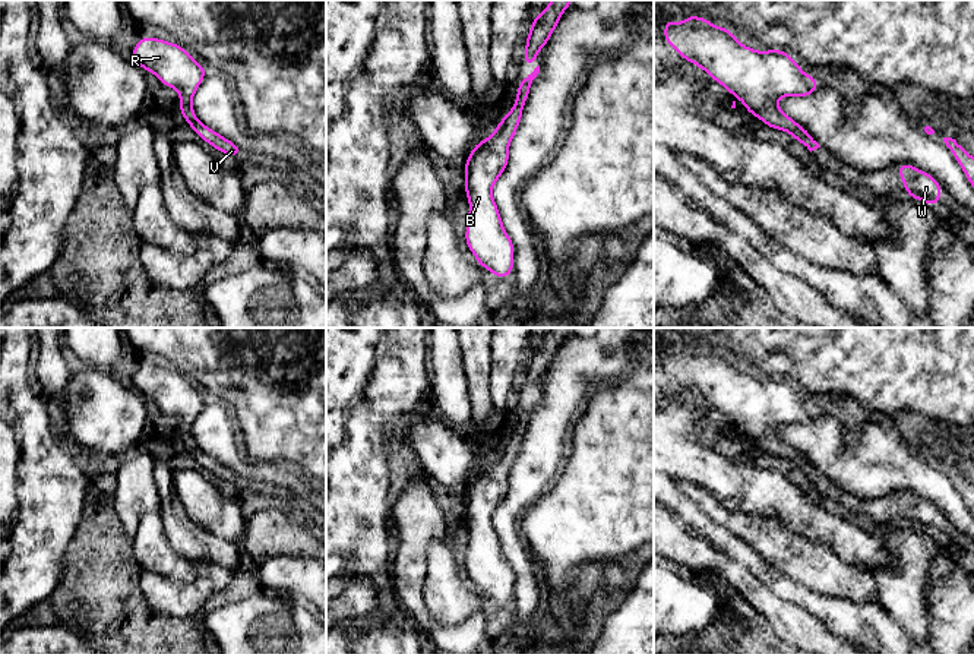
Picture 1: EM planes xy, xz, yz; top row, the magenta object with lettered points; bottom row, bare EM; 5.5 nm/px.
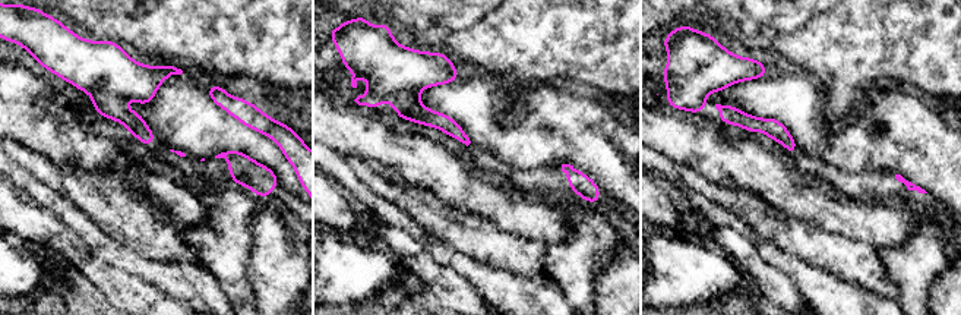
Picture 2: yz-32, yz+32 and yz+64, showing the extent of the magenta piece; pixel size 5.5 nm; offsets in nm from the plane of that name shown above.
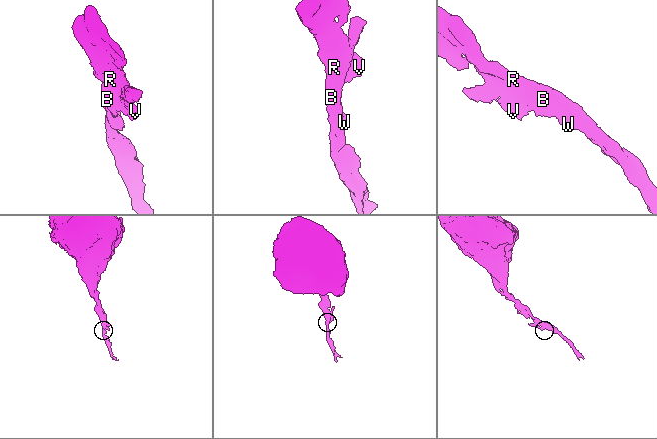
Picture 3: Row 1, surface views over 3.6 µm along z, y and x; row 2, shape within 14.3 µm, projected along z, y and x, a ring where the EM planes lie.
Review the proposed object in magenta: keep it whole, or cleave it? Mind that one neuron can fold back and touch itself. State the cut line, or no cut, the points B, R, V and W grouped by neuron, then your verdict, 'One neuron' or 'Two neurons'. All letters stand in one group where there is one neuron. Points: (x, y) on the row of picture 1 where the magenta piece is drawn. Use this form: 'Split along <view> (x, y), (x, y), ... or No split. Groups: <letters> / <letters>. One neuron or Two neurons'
No split. Groups: B R V W. One neuron

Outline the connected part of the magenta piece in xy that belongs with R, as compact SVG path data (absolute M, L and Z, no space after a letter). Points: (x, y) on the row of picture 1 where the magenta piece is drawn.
M143 37L135 45L132 60L145 72L152 72L162 85L180 92L178 108L183 119L202 140L230 157L241 155L240 146L202 124L195 116L192 105L193 95L208 69L202 67L181 45L159 38Z

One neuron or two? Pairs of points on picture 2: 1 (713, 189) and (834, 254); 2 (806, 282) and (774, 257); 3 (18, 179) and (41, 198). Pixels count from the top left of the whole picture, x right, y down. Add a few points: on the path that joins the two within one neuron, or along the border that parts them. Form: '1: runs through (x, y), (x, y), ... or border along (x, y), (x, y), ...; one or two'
1: runs through (743, 204), (768, 223), (803, 239); one
2: runs through (799, 274), (787, 262), (781, 261); one
3: runs through (24, 182), (35, 192); one

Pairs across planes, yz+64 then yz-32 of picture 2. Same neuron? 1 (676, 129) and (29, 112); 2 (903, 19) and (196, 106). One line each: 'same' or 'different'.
1: same
2: different

